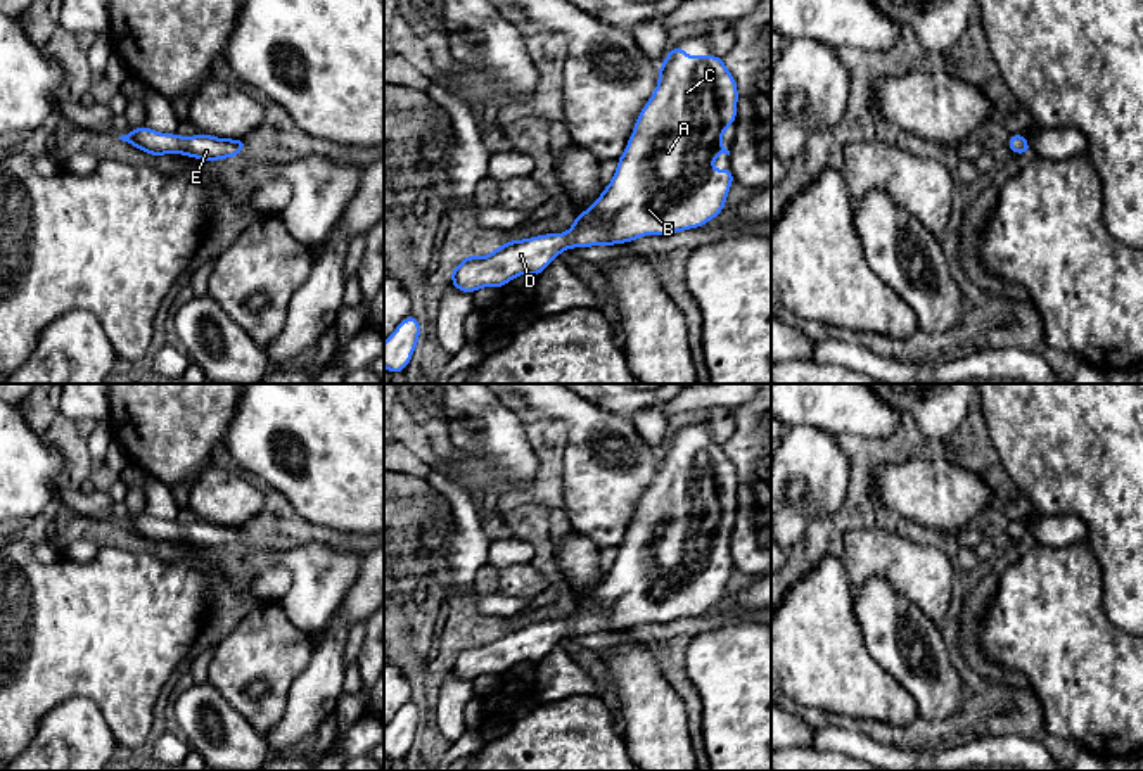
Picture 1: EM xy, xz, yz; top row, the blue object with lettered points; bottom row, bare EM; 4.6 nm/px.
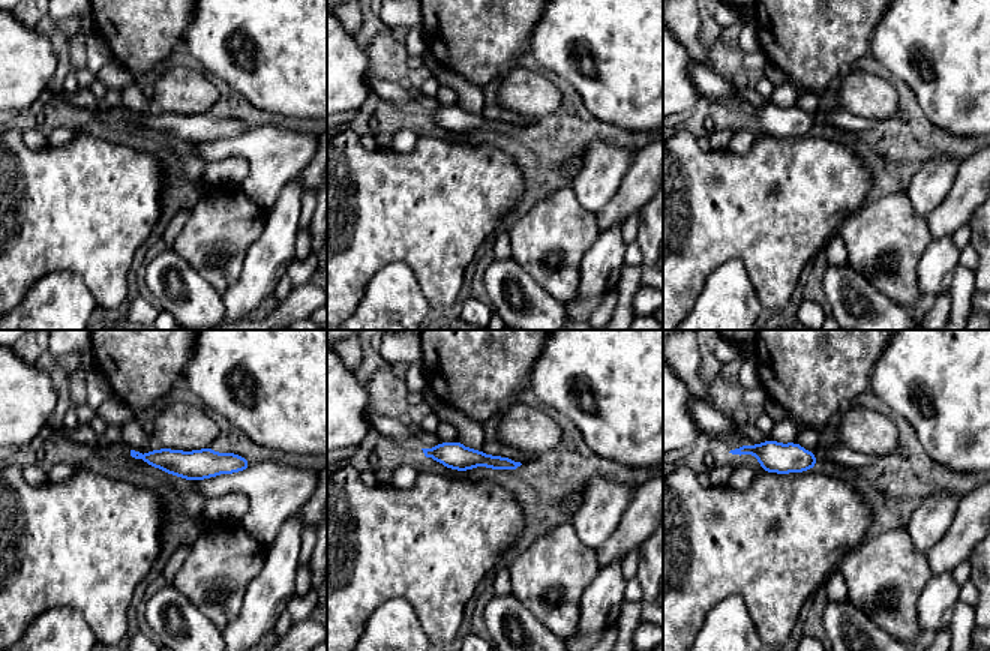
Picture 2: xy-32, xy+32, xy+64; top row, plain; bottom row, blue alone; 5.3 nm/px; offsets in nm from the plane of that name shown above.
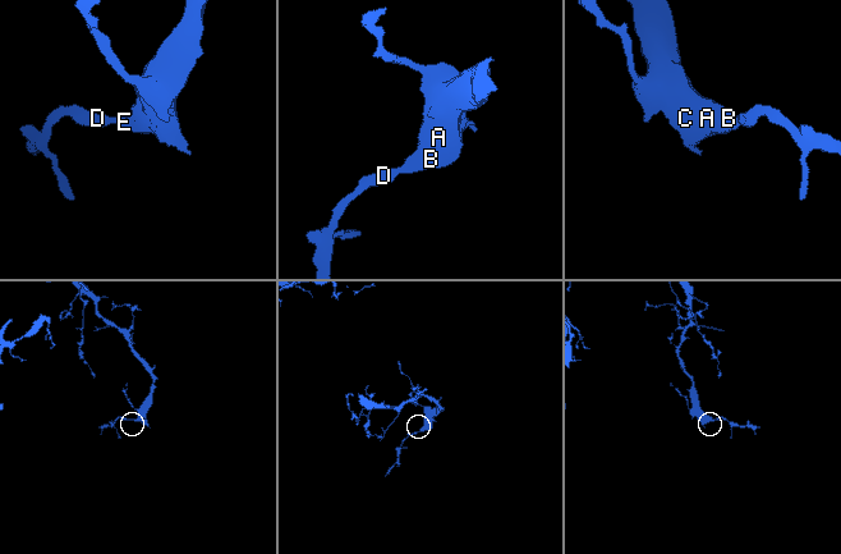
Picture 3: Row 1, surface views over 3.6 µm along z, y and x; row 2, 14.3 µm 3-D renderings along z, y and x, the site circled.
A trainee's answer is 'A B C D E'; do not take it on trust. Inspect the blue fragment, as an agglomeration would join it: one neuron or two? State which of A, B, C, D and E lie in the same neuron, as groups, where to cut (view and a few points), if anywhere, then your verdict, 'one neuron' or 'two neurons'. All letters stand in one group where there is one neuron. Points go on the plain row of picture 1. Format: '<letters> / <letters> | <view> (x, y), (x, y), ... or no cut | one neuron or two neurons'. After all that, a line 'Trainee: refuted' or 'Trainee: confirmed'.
A B C D E | no cut | one neuron
Trainee: confirmed

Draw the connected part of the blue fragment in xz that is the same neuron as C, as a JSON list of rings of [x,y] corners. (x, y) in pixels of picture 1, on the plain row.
[[[683,434],[669,437],[659,453],[654,482],[633,513],[616,560],[600,584],[564,621],[545,621],[526,628],[514,626],[488,643],[467,643],[451,657],[457,678],[476,679],[482,674],[503,676],[519,662],[538,664],[562,638],[574,634],[629,631],[643,622],[671,622],[700,615],[726,593],[735,569],[731,555],[714,557],[712,548],[730,538],[721,522],[737,510],[738,477],[723,444],[686,443]]]

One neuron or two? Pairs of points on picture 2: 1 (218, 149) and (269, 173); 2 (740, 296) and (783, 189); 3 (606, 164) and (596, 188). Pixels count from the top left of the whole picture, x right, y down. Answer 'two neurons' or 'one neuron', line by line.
1: one neuron
2: two neurons
3: one neuron

